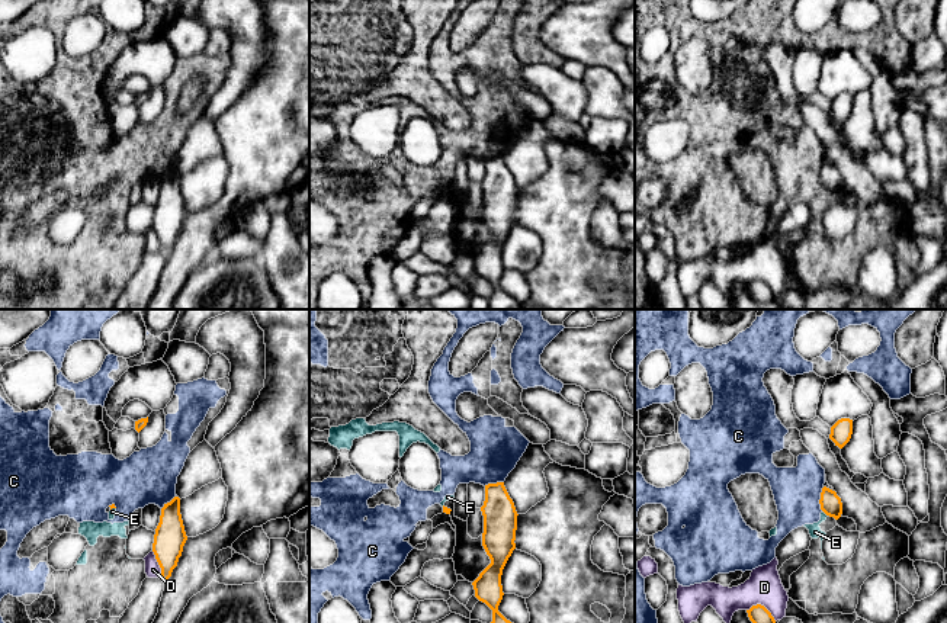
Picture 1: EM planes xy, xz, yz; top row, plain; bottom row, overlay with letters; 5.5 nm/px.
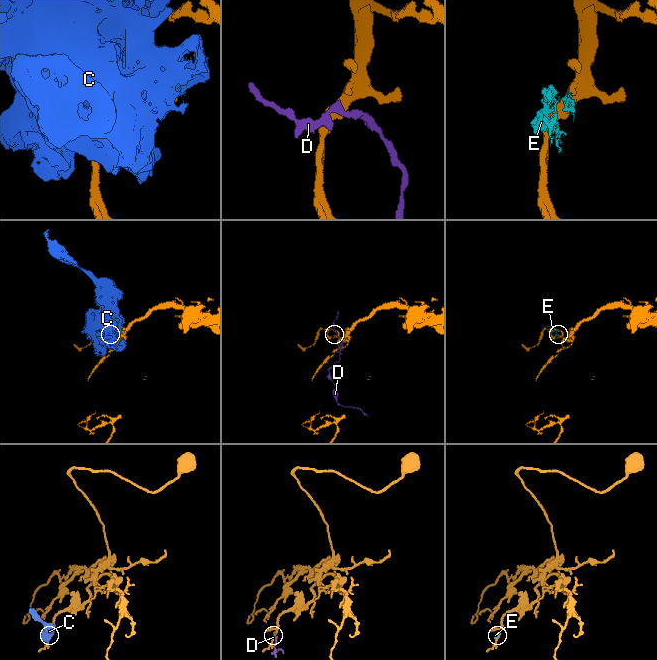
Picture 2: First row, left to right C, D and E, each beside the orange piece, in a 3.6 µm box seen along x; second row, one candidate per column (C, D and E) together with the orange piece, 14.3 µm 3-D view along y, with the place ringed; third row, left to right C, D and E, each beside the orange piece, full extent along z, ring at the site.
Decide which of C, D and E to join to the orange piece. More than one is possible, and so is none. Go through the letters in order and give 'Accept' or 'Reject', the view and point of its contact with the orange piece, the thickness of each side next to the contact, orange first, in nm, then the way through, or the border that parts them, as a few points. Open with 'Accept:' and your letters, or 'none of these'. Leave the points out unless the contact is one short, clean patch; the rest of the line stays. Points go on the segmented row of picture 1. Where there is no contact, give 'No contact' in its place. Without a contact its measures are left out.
Accept: none of these
C: Reject. Touches orange at yz (821, 498). Thickness 120 nm (orange) against 260 nm
D: Reject. Touches orange at yz (763, 606). Thickness 100 nm (orange) against 200 nm
E: Reject. Touches orange at yz (824, 511). Thickness 120 nm (orange) against 70 nm. Boundary: yz (822, 510), (827, 516)

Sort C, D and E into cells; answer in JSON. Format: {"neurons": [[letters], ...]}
{"neurons": [["C", "E"], ["D"]]}

